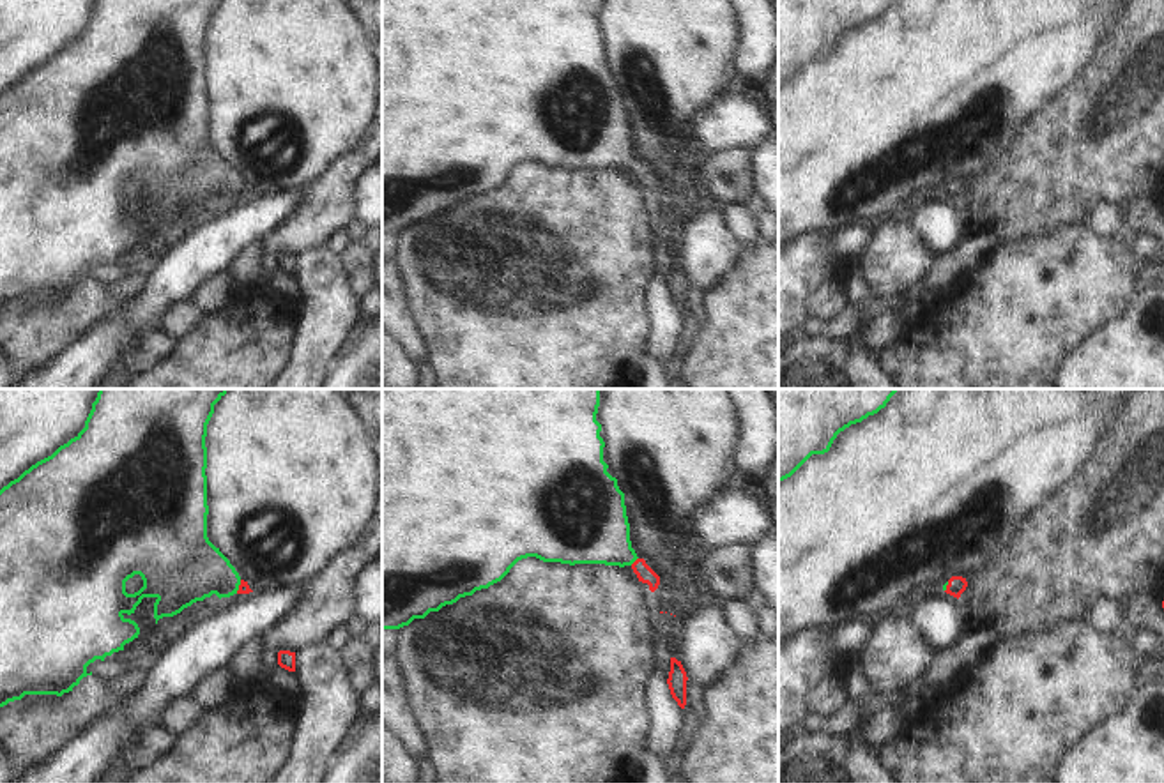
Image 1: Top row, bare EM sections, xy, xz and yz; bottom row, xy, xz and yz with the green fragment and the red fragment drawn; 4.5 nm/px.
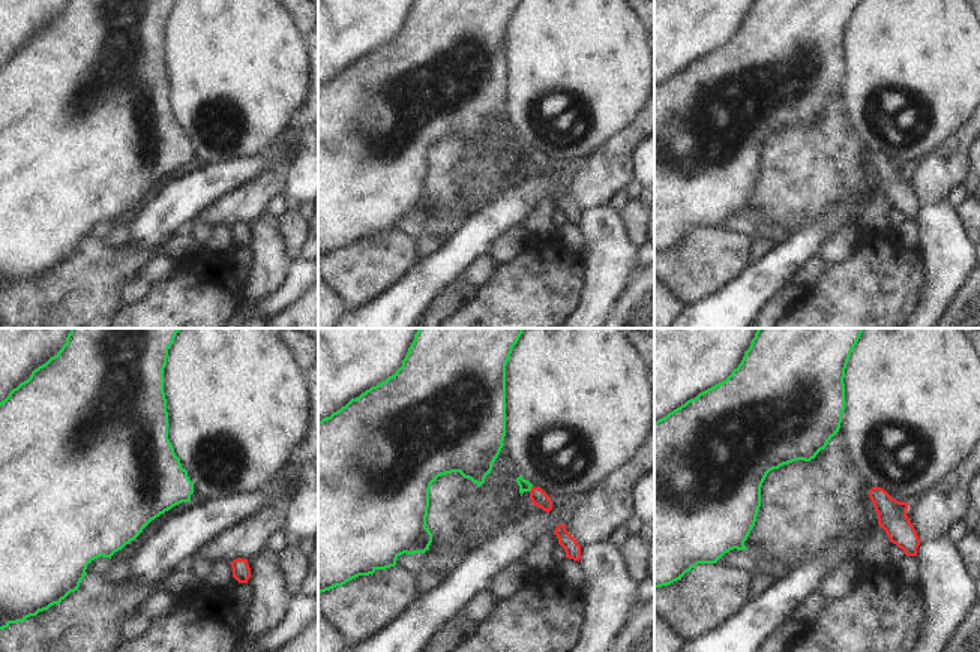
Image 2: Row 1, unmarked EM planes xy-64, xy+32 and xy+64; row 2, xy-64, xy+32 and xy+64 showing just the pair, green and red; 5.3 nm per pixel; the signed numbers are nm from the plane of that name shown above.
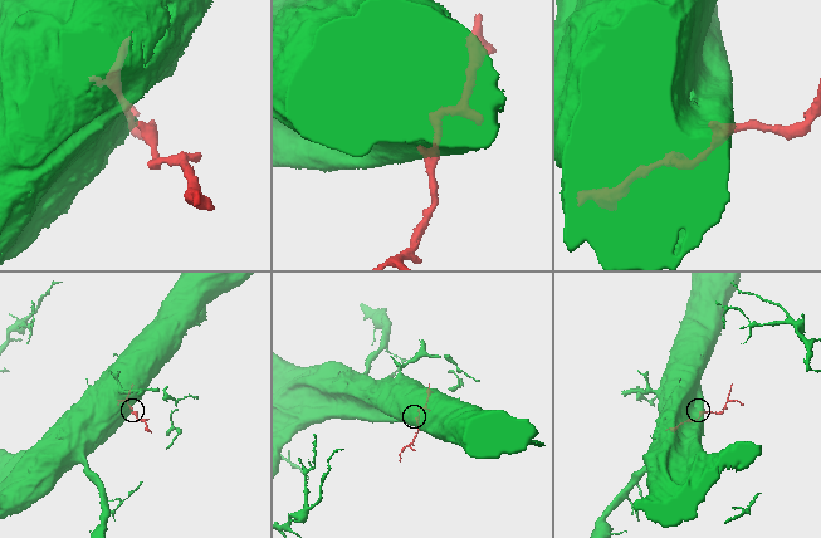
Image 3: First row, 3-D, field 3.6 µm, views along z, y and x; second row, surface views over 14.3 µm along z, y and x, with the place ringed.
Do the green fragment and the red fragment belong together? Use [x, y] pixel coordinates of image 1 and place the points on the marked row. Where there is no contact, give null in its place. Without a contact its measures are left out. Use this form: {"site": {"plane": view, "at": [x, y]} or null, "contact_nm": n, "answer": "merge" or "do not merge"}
{"site": {"plane": "xz", "at": [634, 561]}, "contact_nm": 50, "answer": "merge"}

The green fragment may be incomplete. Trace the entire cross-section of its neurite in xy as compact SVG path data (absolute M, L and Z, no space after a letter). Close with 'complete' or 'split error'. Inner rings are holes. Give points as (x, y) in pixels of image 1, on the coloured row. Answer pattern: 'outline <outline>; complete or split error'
outline M99 389L92 410L85 421L85 428L60 445L51 456L37 461L18 479L0 490L0 707L9 702L21 700L25 695L57 695L73 691L74 686L92 672L87 666L96 659L104 661L106 656L124 650L124 645L138 638L140 627L124 615L134 613L143 597L154 597L156 624L163 617L173 617L196 601L203 601L216 594L230 597L234 594L253 592L230 560L207 537L207 424L214 414L214 405L228 389ZM140 574L143 587L126 592L126 582Z; split error

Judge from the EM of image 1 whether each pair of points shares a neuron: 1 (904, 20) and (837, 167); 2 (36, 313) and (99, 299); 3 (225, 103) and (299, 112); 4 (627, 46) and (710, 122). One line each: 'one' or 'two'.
1: one
2: one
3: one
4: two

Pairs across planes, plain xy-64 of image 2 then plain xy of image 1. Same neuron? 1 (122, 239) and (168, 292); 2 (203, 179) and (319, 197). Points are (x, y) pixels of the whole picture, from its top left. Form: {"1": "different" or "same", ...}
{"1": "different", "2": "different"}

